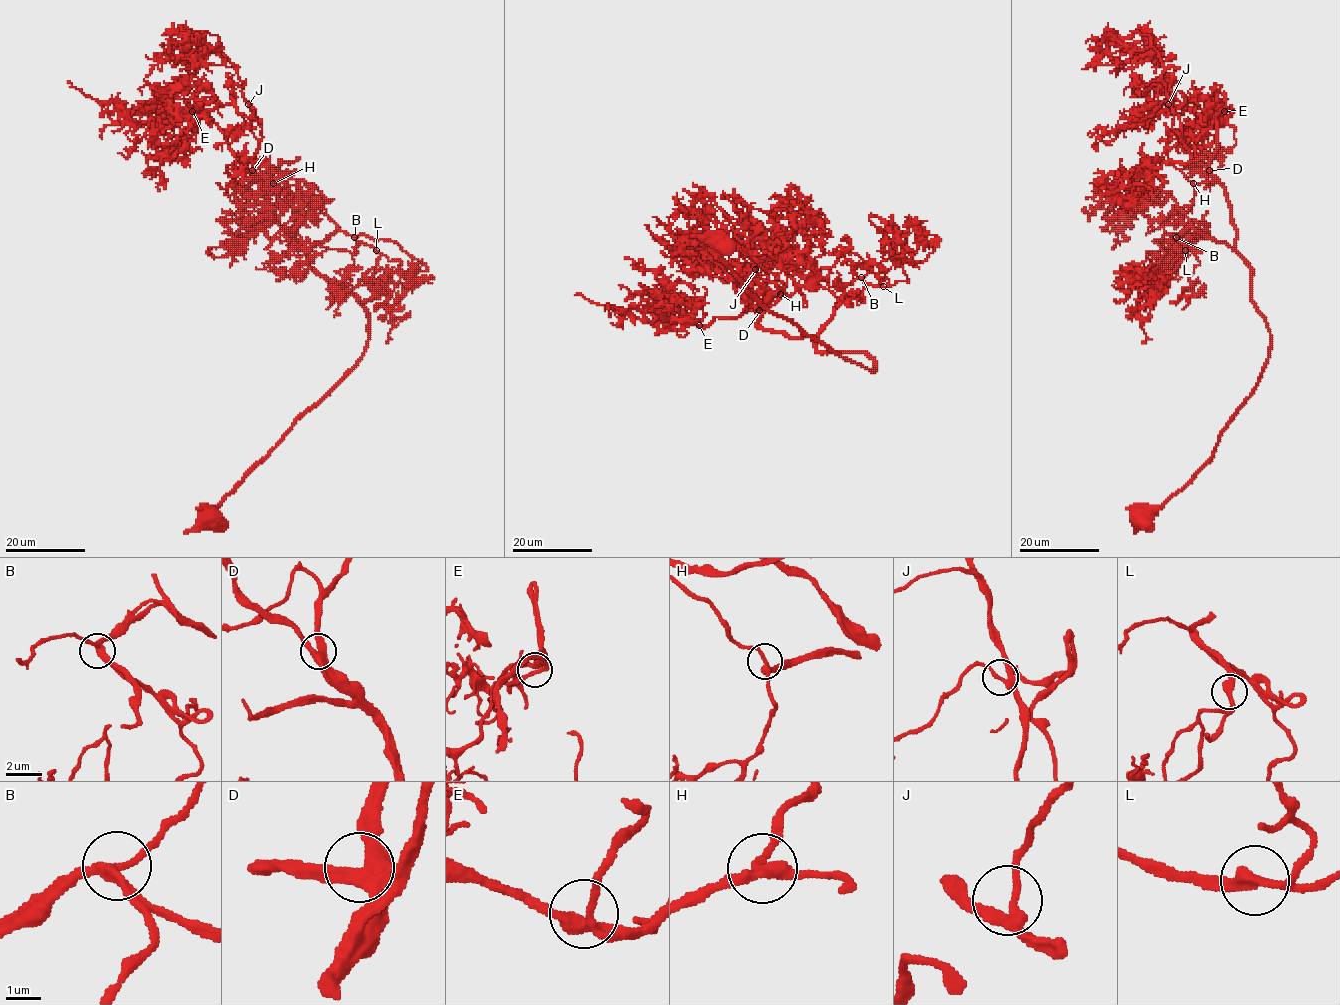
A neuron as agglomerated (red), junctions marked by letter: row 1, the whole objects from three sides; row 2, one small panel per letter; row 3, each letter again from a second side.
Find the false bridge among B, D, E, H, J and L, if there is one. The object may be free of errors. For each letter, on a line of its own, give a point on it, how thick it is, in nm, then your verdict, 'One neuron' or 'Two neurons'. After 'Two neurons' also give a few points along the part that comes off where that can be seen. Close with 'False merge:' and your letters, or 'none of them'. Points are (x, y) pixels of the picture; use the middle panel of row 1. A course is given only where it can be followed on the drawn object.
B: Place: (861, 277). Thickness 280 nm. One neuron
D: Place: (759, 310). Thickness 360 nm. One neuron
E: Place: (699, 325). Thickness 200 nm. One neuron
H: Place: (780, 294). Thickness 280 nm. One neuron
J: Place: (755, 269). Thickness 260 nm. One neuron
L: Place: (883, 286). Thickness 360 nm. One neuron
False merge: none of them

